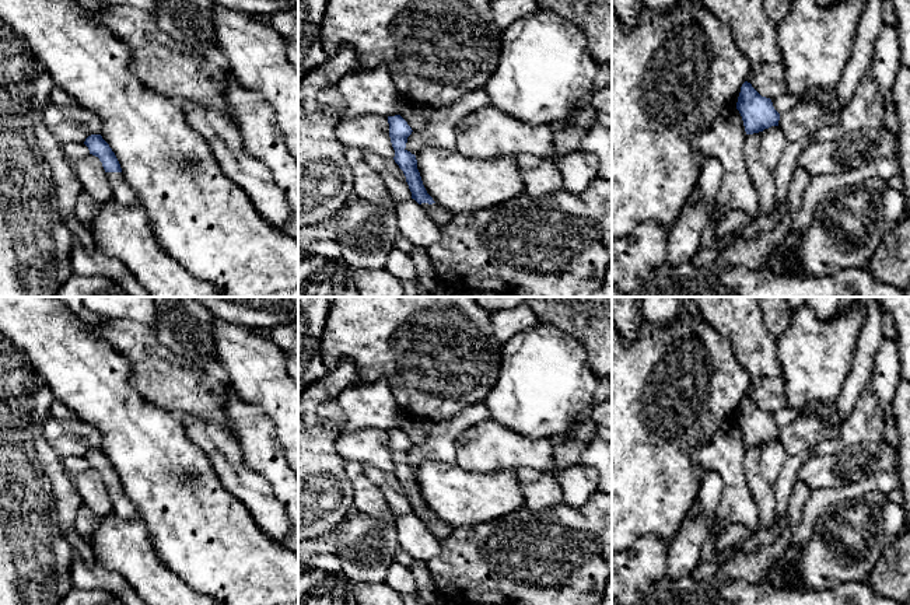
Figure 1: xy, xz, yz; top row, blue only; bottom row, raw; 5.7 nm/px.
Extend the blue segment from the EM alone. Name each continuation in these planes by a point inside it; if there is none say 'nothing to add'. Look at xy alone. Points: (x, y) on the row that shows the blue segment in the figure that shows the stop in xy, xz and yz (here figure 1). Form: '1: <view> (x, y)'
1: xy (119, 189)

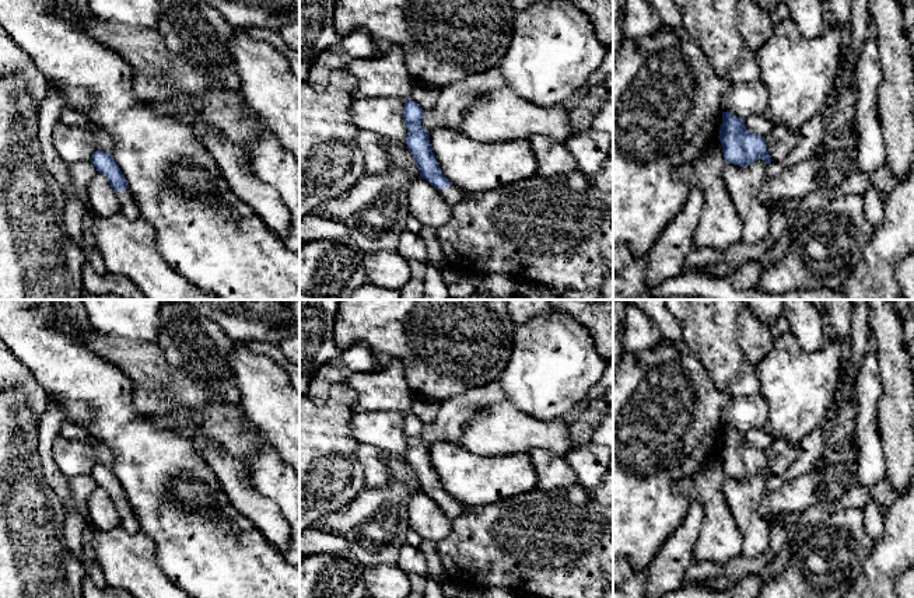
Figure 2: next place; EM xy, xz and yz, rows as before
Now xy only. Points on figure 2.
1: xy (128, 206)

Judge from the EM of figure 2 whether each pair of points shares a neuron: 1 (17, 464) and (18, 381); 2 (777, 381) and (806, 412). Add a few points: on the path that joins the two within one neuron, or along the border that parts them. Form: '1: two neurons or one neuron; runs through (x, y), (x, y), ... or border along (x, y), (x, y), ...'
1: two neurons; border along (14, 390), (24, 397), (30, 412), (37, 419)
2: one neuron; runs through (784, 388), (799, 405)

